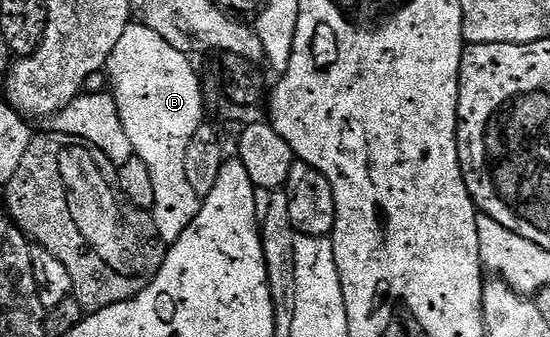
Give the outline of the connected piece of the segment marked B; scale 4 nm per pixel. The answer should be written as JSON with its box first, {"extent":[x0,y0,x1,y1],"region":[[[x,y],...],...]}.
{"extent":[106,23,206,247],"region":[[[129,23],[126,31],[122,31],[122,39],[118,39],[114,51],[110,51],[106,66],[106,74],[112,80],[110,92],[116,98],[122,127],[126,135],[130,135],[132,152],[150,170],[150,180],[154,182],[154,207],[150,212],[160,237],[168,247],[180,238],[186,227],[190,227],[202,204],[201,197],[190,187],[185,172],[185,154],[190,139],[206,121],[204,89],[200,86],[200,77],[192,66],[192,60],[189,54],[178,51],[178,47],[170,47],[170,43],[166,43],[158,31],[150,31],[150,27],[139,23]]]}

